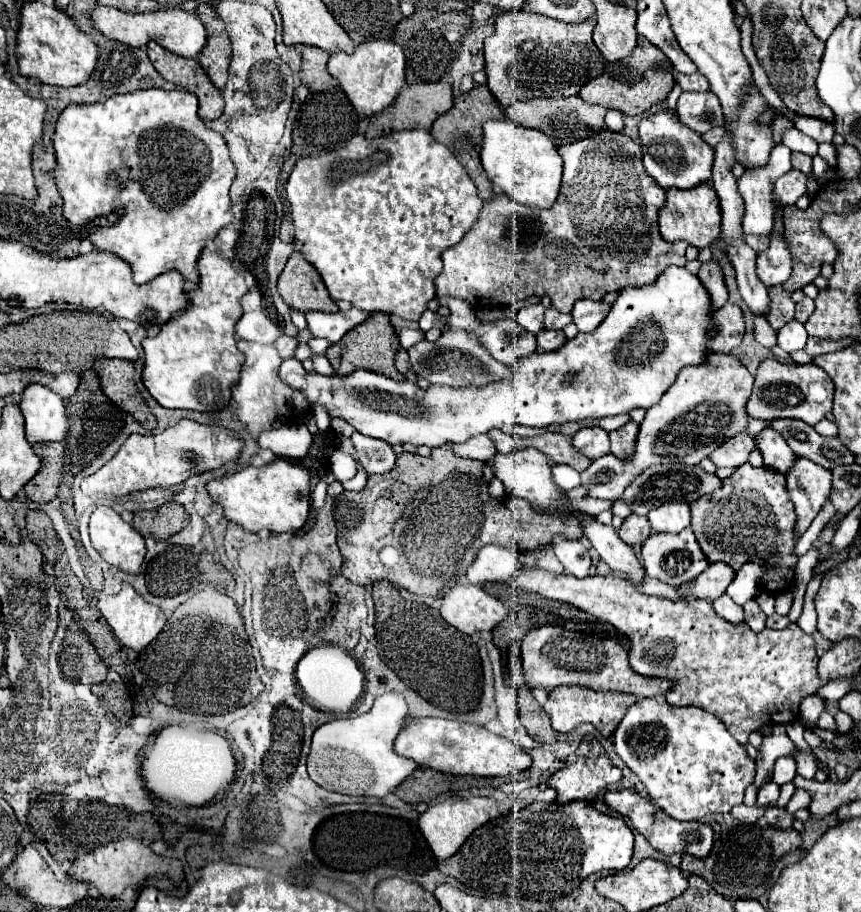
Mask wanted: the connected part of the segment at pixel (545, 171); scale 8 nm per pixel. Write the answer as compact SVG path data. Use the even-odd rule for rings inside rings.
M487 120L483 124L485 138L481 146L481 164L499 192L509 194L519 204L535 208L551 208L559 196L563 160L555 144L539 130L527 130L507 120Z

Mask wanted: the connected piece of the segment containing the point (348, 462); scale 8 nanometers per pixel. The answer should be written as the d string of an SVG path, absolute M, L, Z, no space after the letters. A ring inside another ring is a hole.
M333 450L333 452L331 452L329 464L331 464L331 470L333 470L333 474L335 474L335 478L337 478L339 482L353 478L355 472L357 472L355 460L353 460L351 456L343 454L341 450Z

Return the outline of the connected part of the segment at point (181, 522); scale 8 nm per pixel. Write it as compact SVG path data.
M167 502L157 510L139 510L133 516L133 528L143 538L167 540L189 524L189 514L177 502Z

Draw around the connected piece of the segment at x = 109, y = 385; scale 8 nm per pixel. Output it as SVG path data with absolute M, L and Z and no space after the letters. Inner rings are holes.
M99 358L99 360L95 360L93 370L99 376L103 394L113 404L117 404L121 410L131 414L145 430L149 430L149 432L155 430L155 426L157 426L155 416L147 408L145 400L141 398L135 382L133 382L133 374L135 374L133 362L129 362L129 360L107 360L107 358L101 360Z

